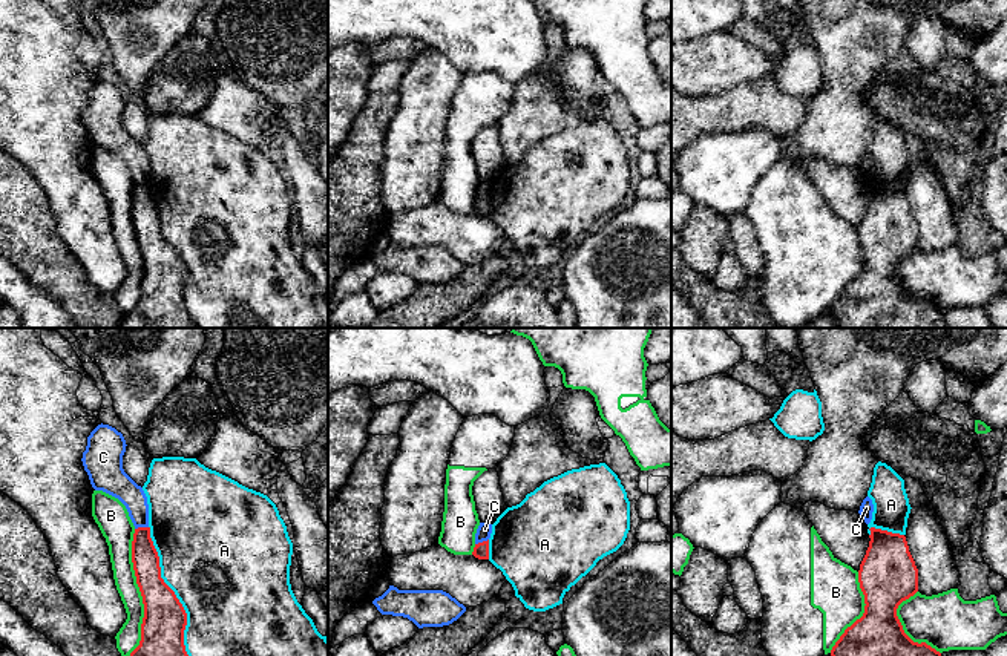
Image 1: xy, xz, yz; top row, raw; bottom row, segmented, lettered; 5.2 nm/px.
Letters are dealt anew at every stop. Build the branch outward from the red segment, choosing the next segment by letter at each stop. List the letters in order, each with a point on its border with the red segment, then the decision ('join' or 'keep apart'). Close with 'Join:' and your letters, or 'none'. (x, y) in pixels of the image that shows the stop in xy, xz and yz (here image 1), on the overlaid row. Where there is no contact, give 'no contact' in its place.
A: contact xy (172, 590); keep apart
B: contact xy (140, 590); keep apart
C: contact xy (141, 528); keep apart
Join: none

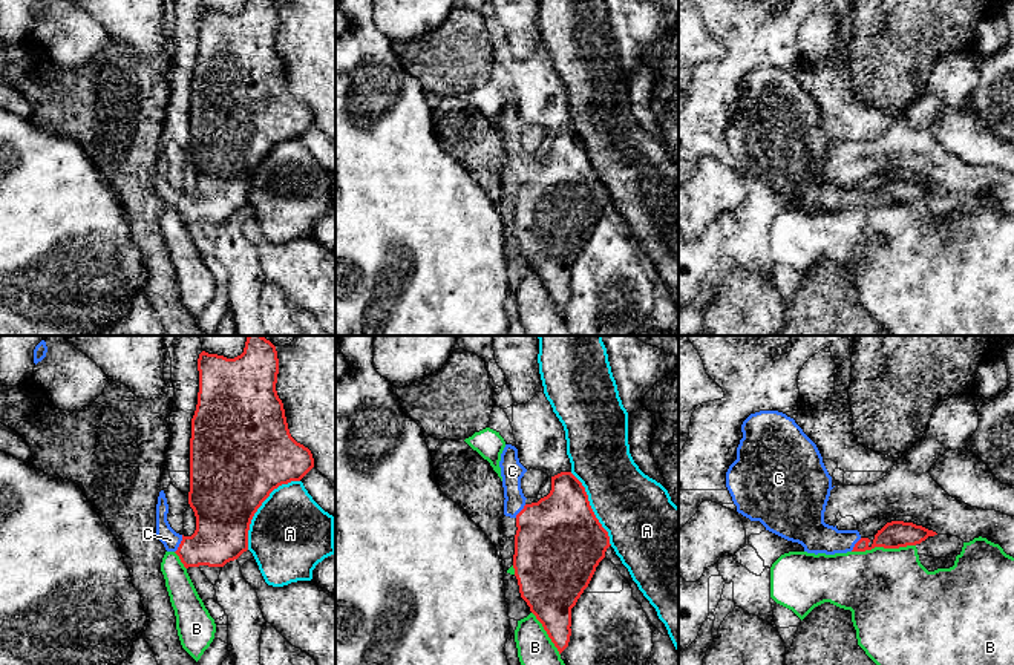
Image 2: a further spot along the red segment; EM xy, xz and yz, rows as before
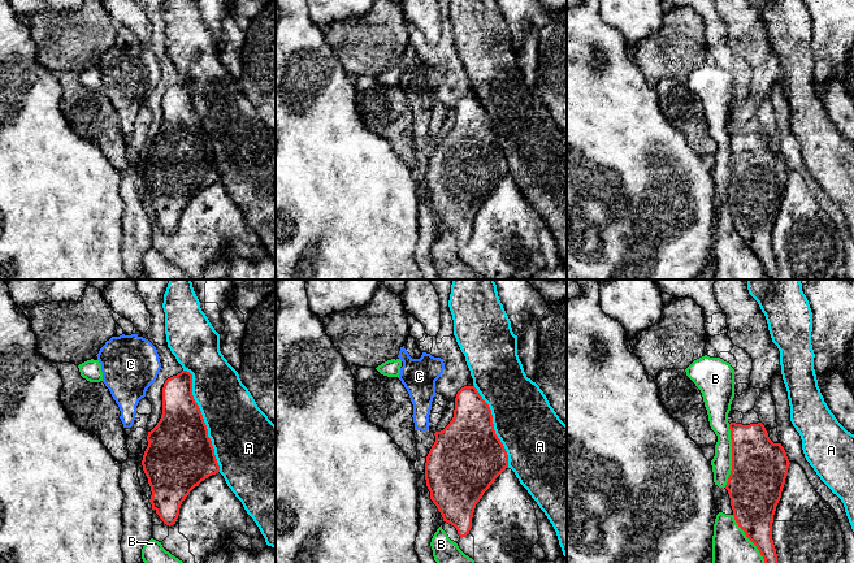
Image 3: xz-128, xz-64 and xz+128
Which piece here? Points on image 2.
A: contact xy (259, 506); keep apart
B: contact yz (883, 546); keep apart
C: contact xy (179, 544); join
Join: C

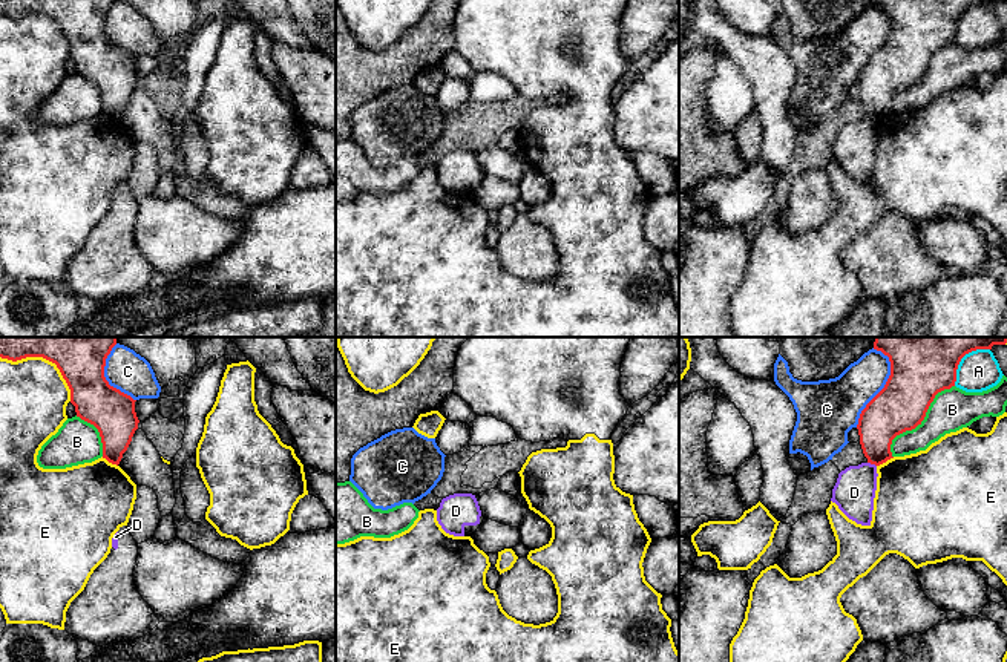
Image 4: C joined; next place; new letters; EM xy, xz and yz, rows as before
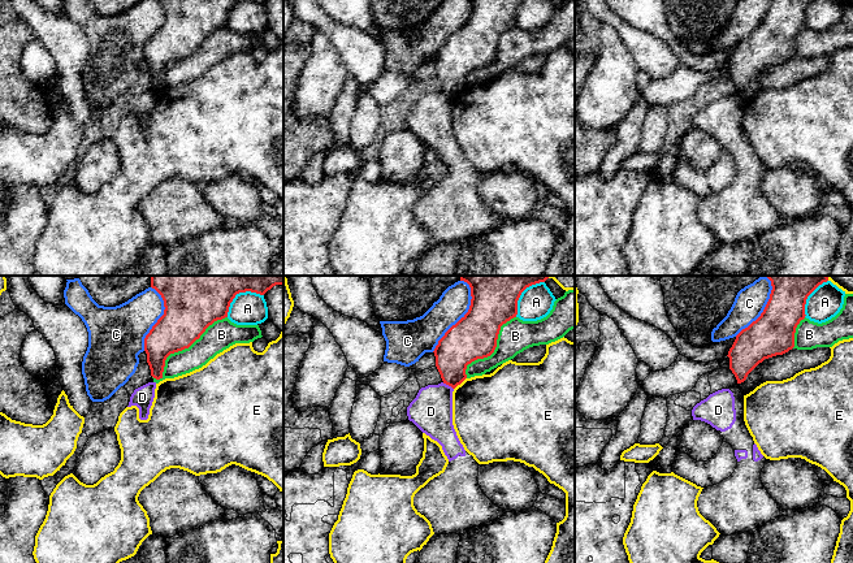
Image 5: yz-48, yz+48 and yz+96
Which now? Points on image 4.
A: contact yz (961, 357); keep apart
B: contact yz (920, 422); keep apart
C: contact yz (885, 386); keep apart
D: contact yz (872, 463); keep apart
E: contact xy (46, 359); keep apart
Join: none

